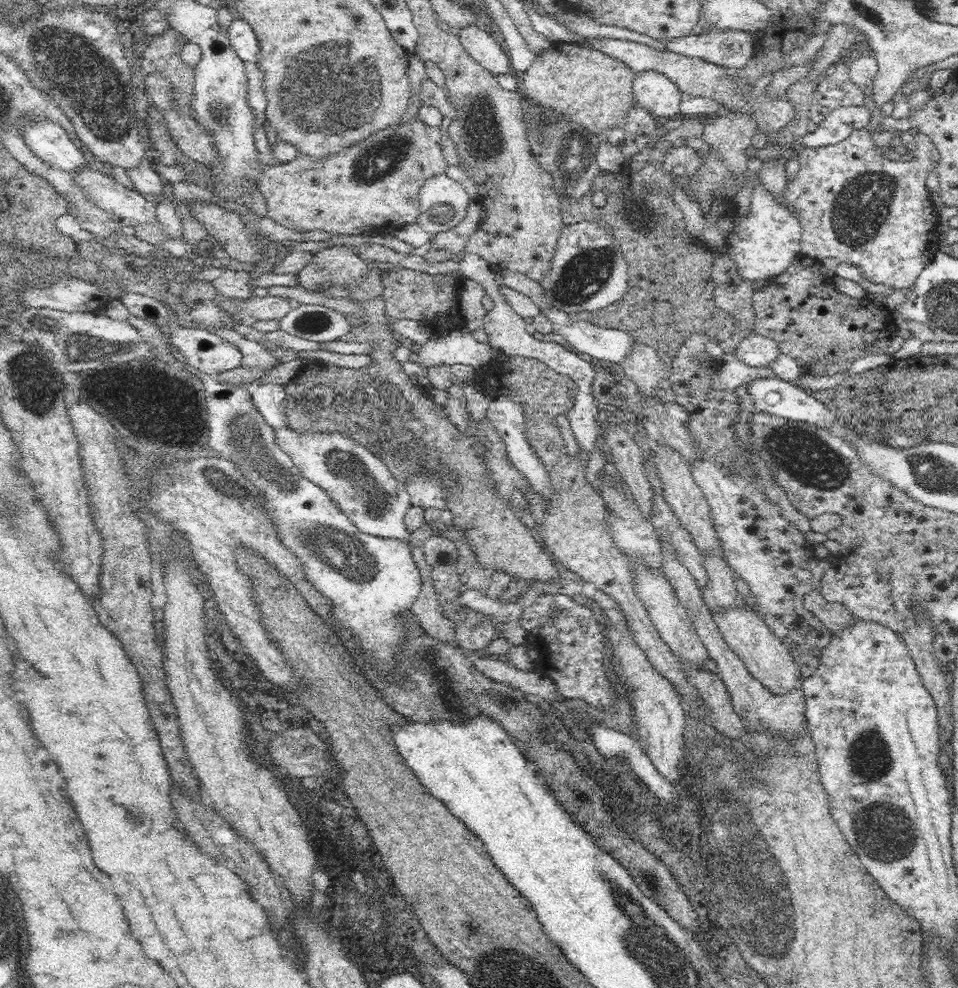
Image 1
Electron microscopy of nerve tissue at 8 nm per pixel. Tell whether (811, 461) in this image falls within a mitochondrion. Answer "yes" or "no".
yes

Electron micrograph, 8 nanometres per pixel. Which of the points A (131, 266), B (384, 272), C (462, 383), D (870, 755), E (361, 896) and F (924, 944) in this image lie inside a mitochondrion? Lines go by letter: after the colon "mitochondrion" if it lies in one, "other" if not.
A: other
B: other
C: other
D: mitochondrion
E: mitochondrion
F: other

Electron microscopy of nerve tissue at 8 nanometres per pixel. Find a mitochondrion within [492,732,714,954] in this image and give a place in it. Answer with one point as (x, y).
(646, 877)

